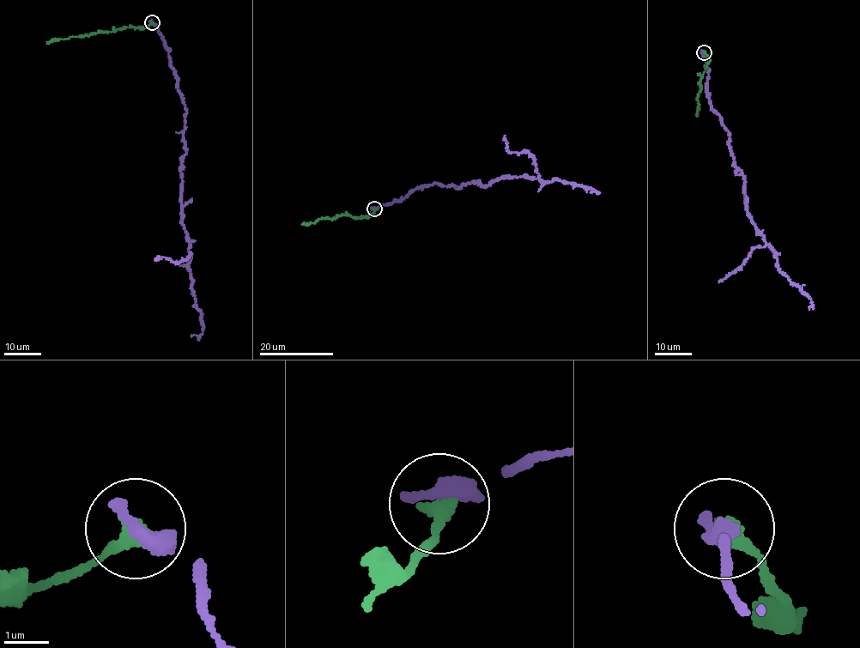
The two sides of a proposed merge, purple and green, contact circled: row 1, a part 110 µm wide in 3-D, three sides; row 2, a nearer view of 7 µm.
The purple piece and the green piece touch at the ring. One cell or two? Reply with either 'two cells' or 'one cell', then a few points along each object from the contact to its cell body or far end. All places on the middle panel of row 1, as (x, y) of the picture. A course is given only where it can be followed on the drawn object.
one cell; purple runs (374, 208), (435, 183), (485, 186), (505, 175), (543, 183), (558, 178), (596, 191), (590, 192); green runs (374, 208), (367, 217), (338, 214), (332, 219), (324, 217), (301, 224)

